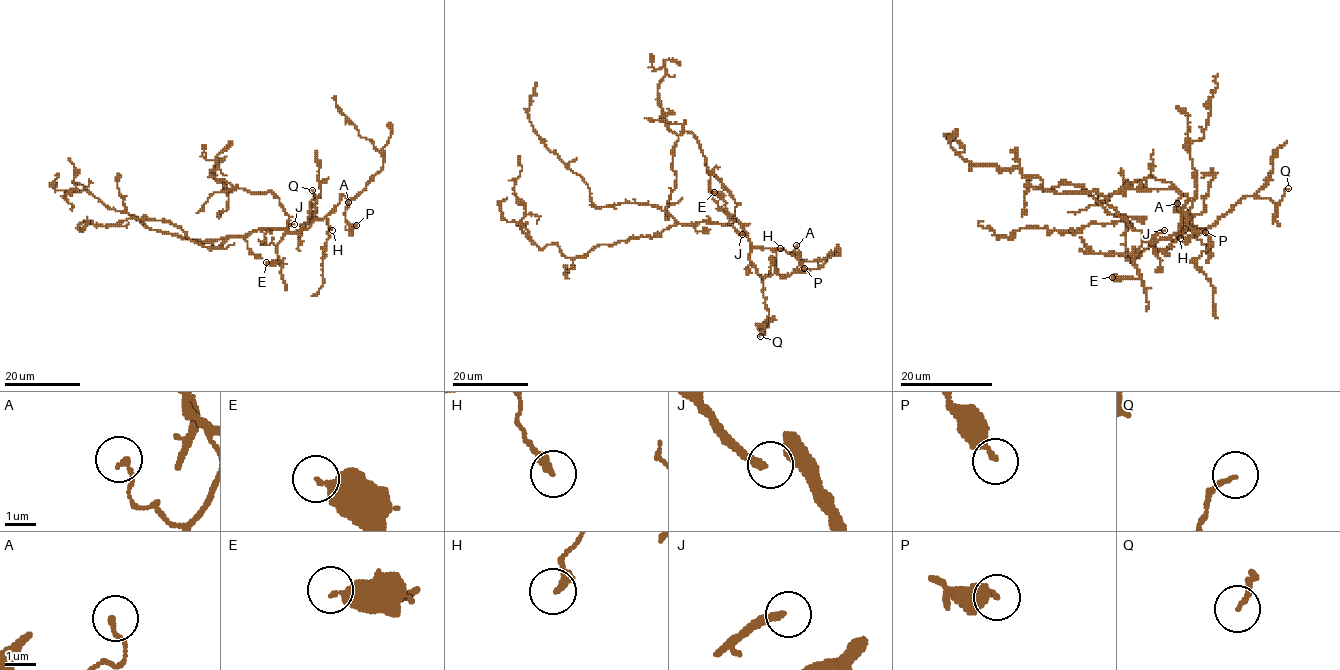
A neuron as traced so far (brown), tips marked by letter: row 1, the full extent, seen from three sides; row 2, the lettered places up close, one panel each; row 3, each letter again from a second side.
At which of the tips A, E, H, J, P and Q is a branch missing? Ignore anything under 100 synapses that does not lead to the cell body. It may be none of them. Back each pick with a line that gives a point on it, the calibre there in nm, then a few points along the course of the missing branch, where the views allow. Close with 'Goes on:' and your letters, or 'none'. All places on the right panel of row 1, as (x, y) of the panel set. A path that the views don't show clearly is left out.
J: place (1164, 230); calibre 240 nm
Goes on: J

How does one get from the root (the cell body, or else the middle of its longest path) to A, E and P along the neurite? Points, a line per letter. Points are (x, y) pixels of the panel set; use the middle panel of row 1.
A: (696, 224), (738, 221), (752, 246), (783, 249), (796, 257), (793, 250), (796, 245)
E: (696, 224), (730, 224), (733, 221), (725, 211), (727, 214), (725, 201), (714, 192)
P: (696, 224), (738, 221), (752, 246), (783, 249), (796, 257), (794, 252), (804, 268)

